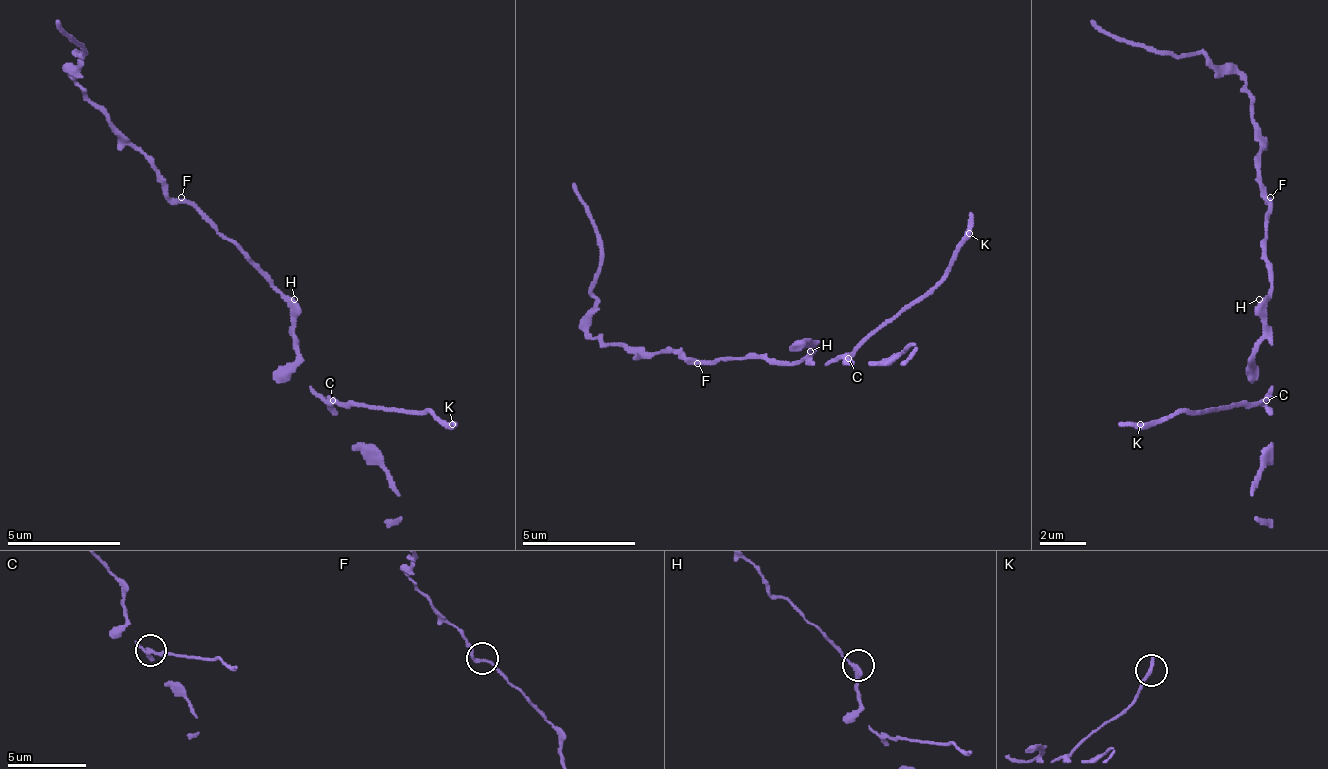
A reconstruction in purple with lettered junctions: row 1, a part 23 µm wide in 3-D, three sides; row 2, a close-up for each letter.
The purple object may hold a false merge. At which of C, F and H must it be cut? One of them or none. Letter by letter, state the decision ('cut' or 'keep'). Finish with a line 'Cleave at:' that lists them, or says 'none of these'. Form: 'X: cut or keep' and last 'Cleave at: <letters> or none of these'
C: cut
F: keep
H: keep
Cleave at: C

